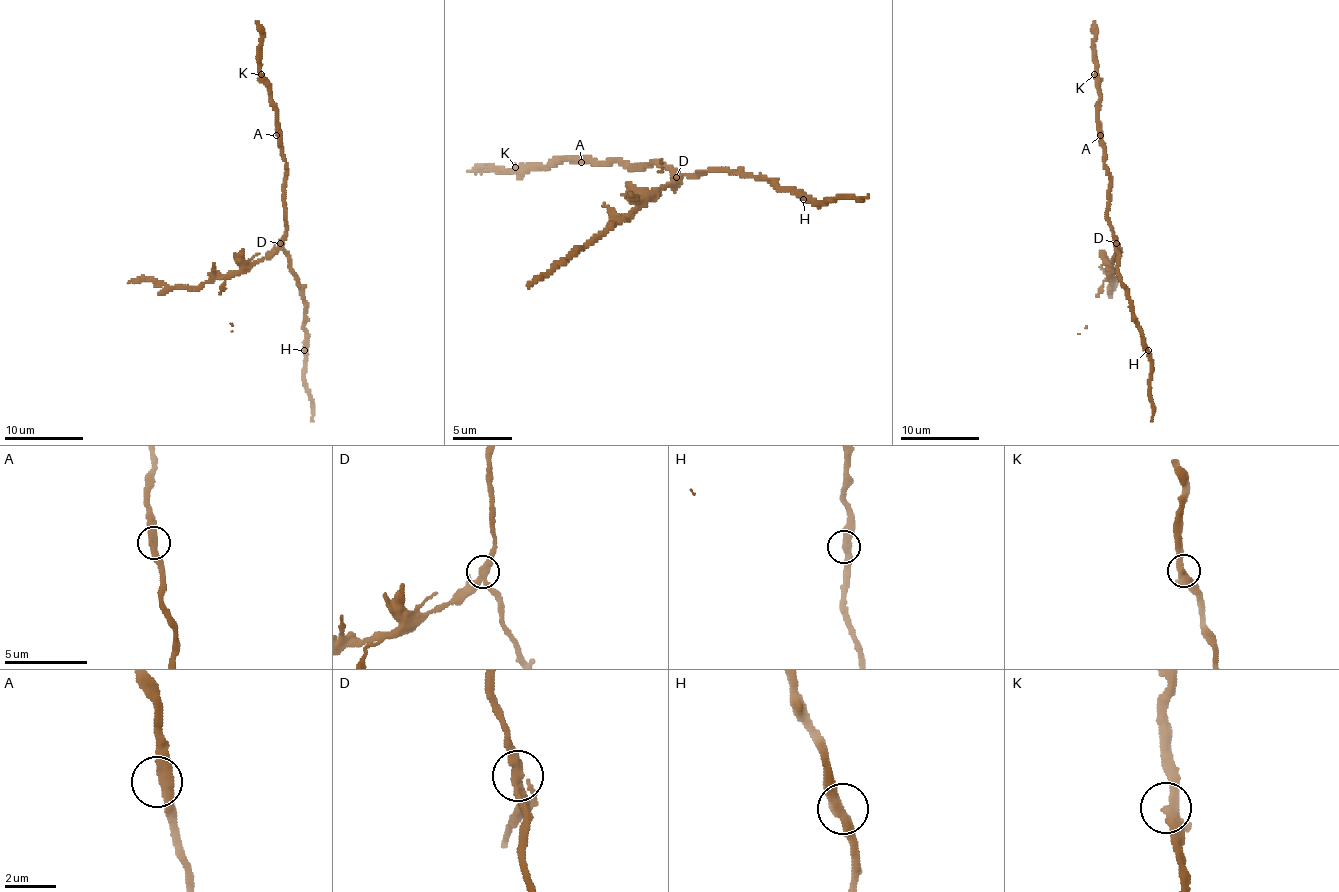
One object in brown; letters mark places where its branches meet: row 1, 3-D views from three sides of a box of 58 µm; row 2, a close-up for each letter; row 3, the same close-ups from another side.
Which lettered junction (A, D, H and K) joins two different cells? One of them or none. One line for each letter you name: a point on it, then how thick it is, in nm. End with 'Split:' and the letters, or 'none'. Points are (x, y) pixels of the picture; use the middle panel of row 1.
D: place (676, 177); calibre 300 nm
Split: D

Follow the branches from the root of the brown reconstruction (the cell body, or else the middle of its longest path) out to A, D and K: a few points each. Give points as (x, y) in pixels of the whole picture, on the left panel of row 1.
A: (284, 224), (286, 165), (281, 141), (276, 135)
D: (284, 224), (285, 236), (280, 243)
K: (284, 224), (285, 159), (278, 129), (277, 108), (272, 102), (270, 84), (261, 74)

